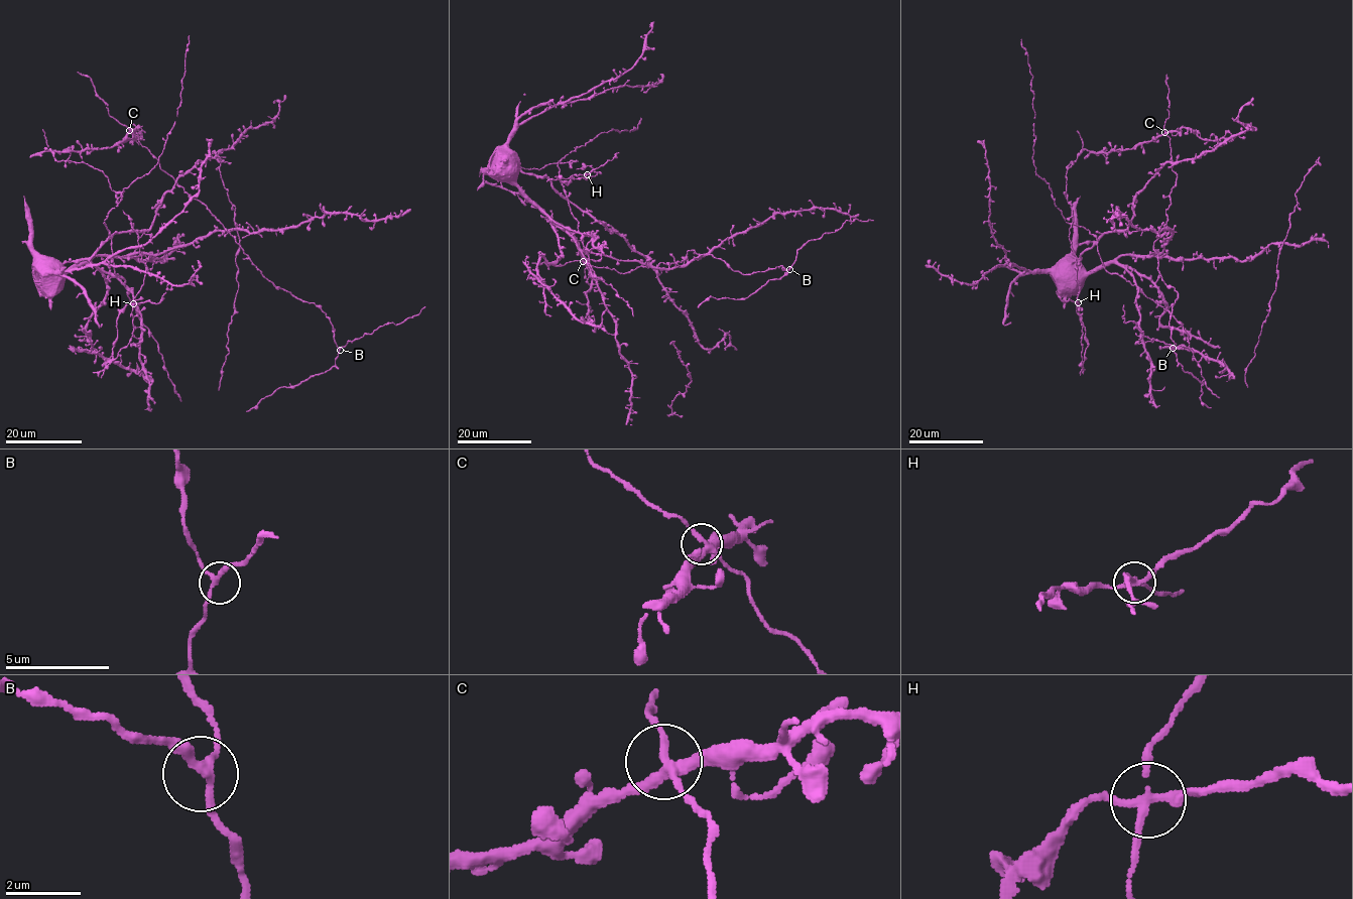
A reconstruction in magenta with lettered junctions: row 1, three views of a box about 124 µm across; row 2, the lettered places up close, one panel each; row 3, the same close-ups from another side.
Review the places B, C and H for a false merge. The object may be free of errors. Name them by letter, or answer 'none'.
H

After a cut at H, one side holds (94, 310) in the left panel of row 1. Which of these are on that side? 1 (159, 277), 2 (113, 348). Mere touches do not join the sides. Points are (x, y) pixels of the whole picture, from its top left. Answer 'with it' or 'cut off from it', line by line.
1: with it
2: cut off from it

